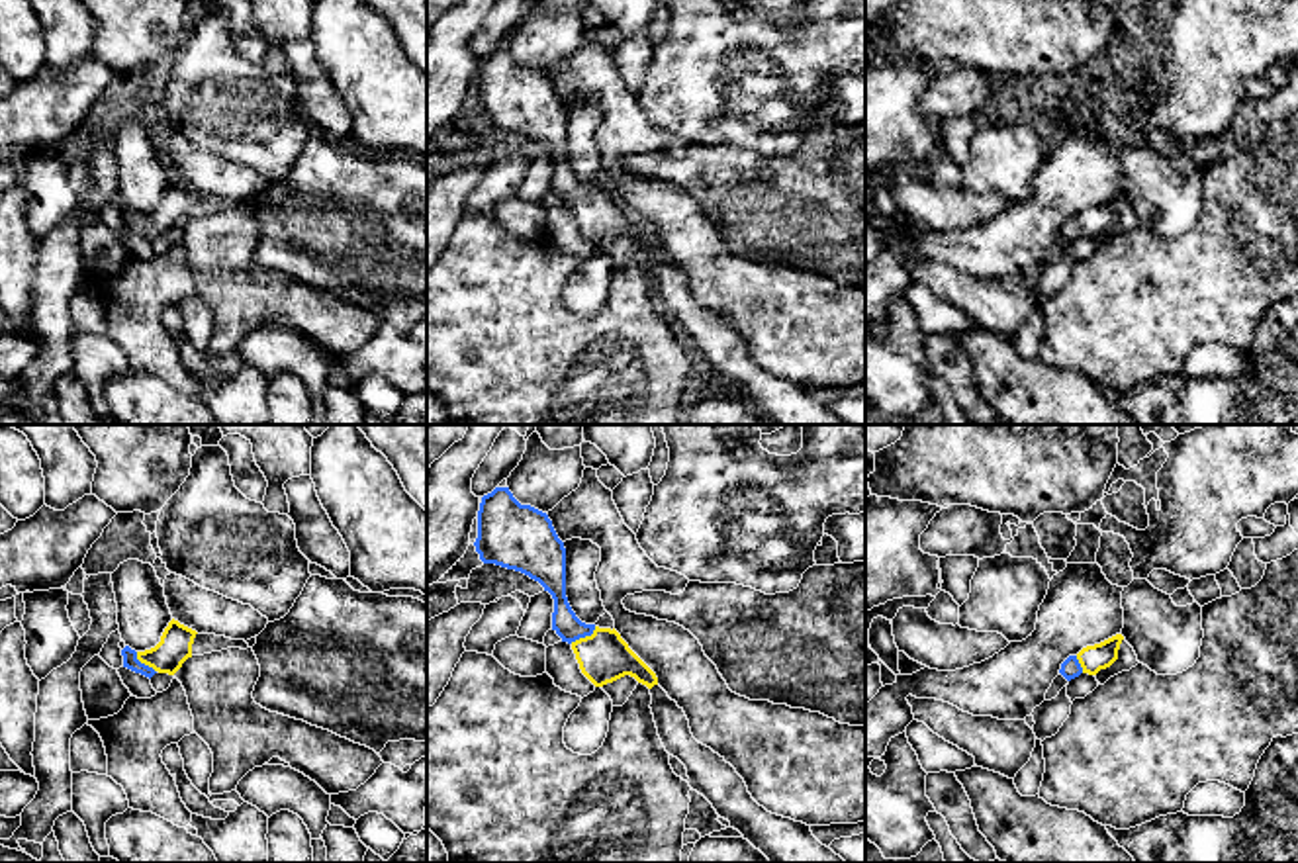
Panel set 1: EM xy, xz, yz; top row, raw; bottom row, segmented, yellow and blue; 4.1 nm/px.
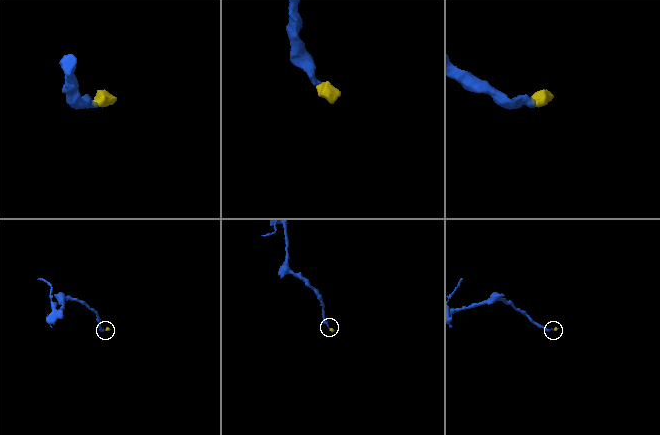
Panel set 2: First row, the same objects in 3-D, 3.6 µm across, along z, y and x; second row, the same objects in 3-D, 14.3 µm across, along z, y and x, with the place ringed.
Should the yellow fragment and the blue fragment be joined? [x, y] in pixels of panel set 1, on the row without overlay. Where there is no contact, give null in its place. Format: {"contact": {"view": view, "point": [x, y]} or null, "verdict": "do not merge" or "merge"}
{"contact": {"view": "xz", "point": [586, 198]}, "verdict": "merge"}

